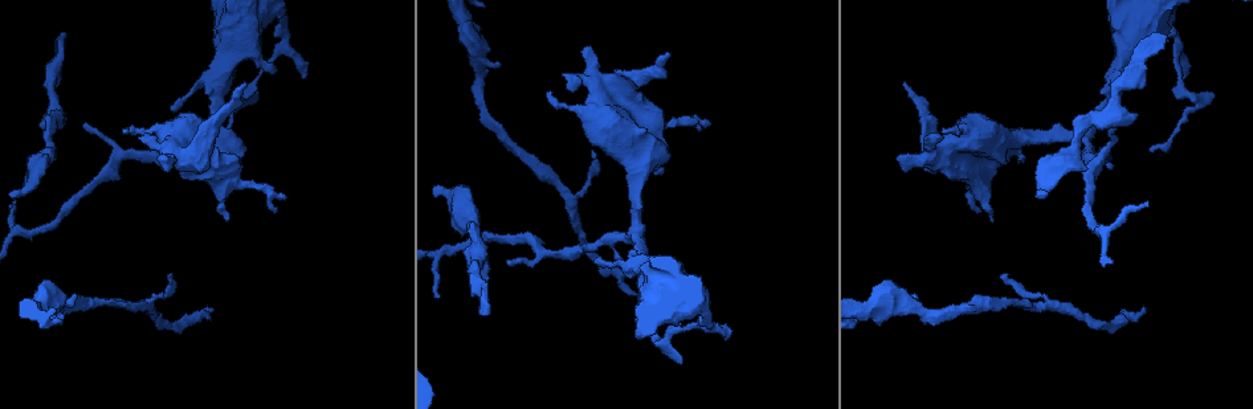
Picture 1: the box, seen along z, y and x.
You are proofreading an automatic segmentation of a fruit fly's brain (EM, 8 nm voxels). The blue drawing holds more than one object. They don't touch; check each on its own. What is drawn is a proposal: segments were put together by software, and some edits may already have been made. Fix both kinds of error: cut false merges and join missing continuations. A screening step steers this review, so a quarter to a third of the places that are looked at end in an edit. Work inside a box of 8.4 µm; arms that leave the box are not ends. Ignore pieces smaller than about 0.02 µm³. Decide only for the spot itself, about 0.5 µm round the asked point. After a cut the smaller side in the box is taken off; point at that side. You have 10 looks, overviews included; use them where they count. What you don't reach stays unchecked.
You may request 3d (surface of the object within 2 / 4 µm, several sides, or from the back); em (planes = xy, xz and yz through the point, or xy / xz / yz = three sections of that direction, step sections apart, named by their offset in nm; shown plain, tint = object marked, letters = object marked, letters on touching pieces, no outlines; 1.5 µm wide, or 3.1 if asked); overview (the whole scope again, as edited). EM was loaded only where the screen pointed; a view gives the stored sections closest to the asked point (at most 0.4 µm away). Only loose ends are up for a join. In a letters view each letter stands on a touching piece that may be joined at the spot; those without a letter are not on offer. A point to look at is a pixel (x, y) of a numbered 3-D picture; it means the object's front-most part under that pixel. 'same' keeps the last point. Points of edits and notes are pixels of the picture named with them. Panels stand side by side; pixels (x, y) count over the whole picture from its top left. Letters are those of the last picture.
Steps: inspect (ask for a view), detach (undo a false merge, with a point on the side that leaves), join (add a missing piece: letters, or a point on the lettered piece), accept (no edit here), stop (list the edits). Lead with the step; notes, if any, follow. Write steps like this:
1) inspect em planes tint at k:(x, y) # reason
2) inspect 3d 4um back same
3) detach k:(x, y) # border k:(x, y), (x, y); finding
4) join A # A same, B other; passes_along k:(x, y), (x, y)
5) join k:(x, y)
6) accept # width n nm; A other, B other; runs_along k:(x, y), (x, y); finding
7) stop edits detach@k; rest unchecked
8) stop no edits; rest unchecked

inspect 3d 4um at 1:(1111, 163) # free end

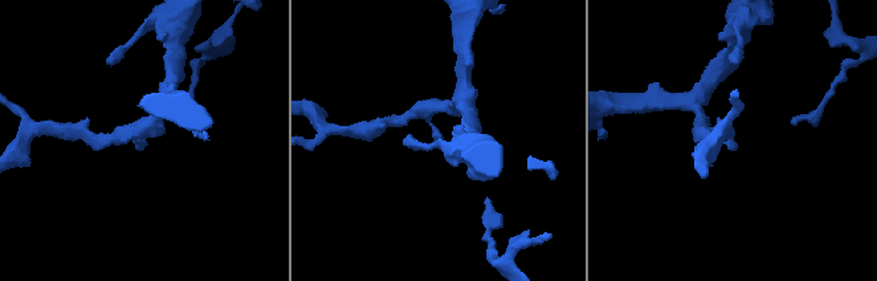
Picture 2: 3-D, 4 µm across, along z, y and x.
inspect em planes tint at 2:(735, 144) # shape alone is not enough

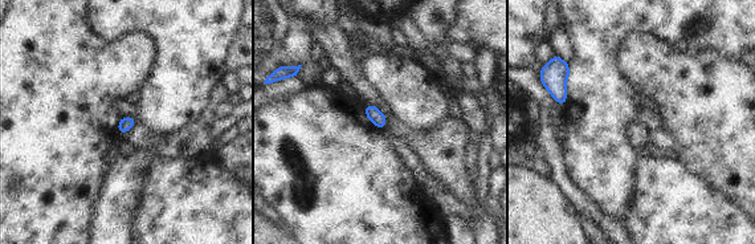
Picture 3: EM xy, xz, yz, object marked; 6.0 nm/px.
inspect em planes letters same # see the neighbours

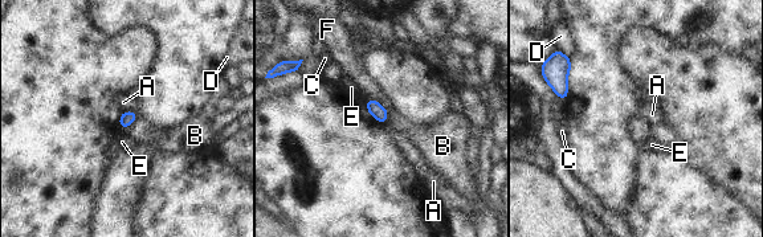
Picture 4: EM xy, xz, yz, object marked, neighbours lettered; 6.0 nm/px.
accept # A other, B other, C other, D other, E other, F other; border 4:(122, 111), (134, 111), (138, 117); none of them fits

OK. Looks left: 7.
inspect em xz step 4 letters at 1:(228, 221) # an open end

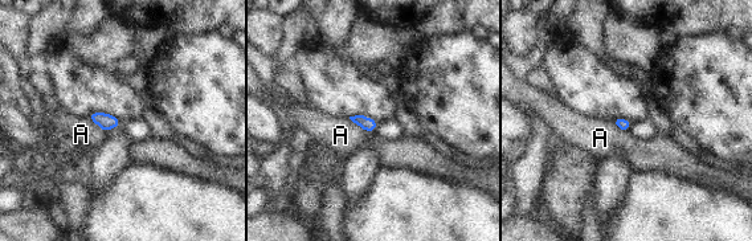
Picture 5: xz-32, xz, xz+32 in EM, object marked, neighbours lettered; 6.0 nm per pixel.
inspect em xy step 4 letters same # cut it another way

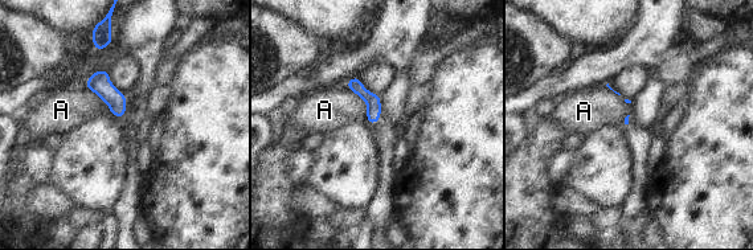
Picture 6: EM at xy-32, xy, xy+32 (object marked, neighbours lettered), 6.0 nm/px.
accept # longest_contact A 260 nm; A other; none of them fits

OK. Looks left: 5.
inspect em xz step 4 letters at 1:(1145, 310) # an open end

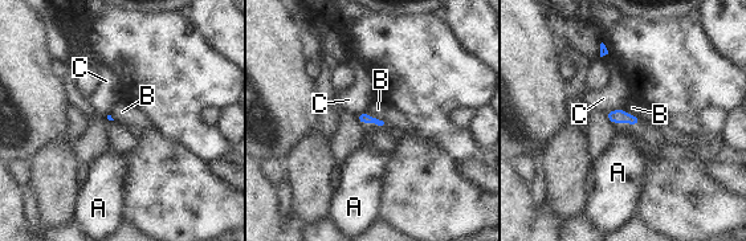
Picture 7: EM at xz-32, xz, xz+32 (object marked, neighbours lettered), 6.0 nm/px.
accept # A other, B other, C other; no lettered piece goes on from it

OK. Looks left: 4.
inspect 3d 4um at 1:(896, 158) # free end

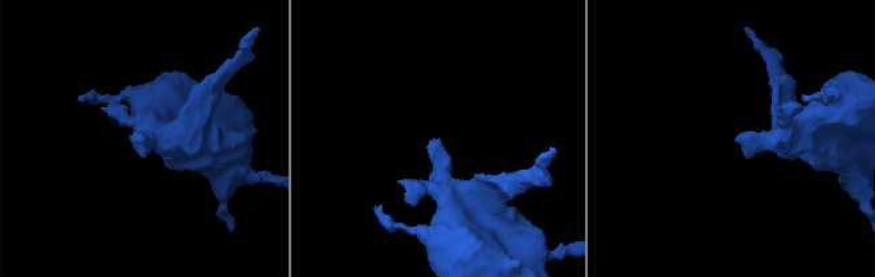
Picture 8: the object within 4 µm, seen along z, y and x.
inspect em planes plain at 8:(738, 135) # now the EM

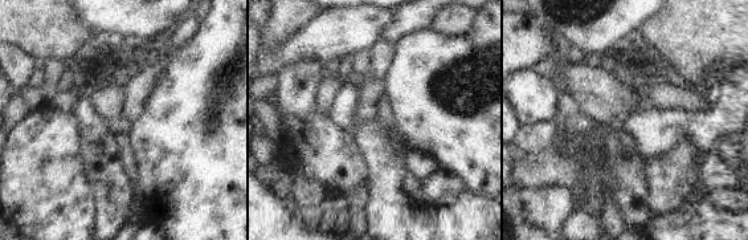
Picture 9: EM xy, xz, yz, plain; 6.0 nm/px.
inspect em planes letters same

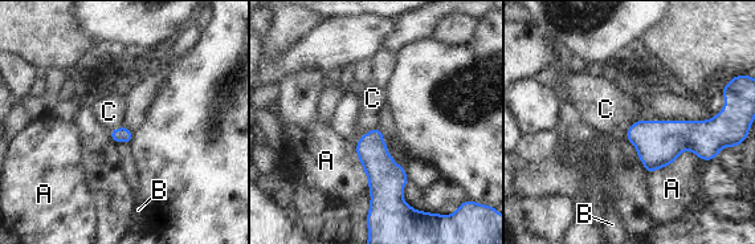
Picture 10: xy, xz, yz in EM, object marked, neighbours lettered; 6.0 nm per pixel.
accept # A other, B other, C other; border 10:(376, 126), (359, 138), (355, 154); no lettered piece goes on from it

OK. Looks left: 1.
stop no edits; rest unchecked

